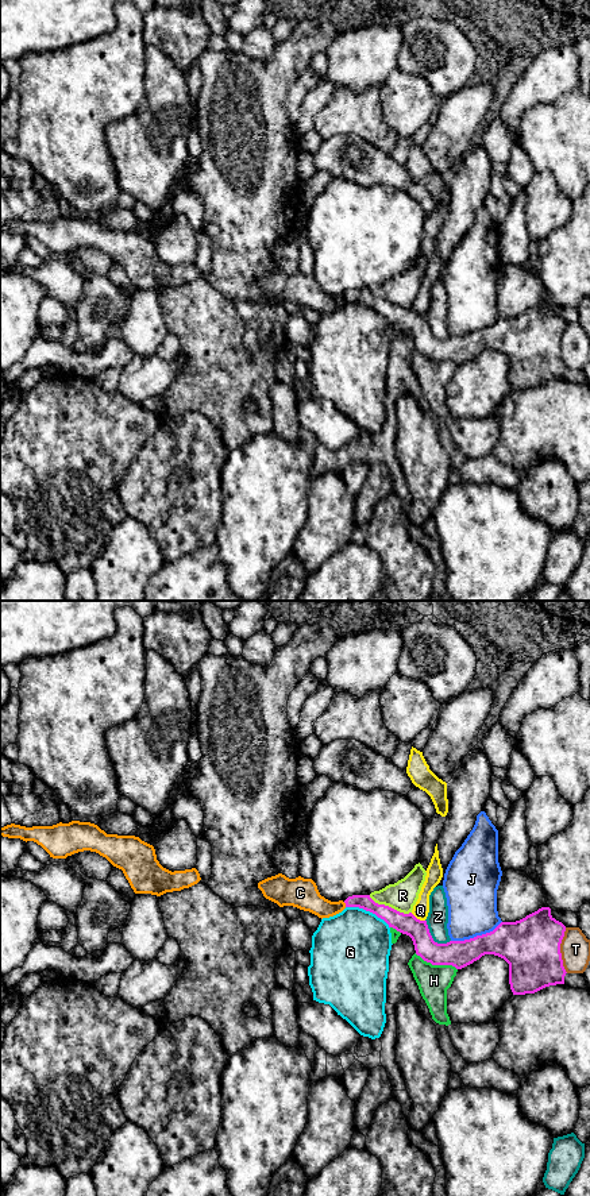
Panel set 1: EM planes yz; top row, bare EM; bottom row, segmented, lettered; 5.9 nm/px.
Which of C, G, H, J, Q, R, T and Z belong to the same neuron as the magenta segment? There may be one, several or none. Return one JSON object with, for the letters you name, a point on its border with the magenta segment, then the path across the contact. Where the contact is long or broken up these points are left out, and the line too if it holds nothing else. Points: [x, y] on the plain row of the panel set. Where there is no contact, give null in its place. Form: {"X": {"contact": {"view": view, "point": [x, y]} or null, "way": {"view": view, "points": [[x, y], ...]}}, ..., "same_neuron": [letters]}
{"same_neuron": []}

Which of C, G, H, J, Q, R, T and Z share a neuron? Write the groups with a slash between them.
C H / G / J / Q / R / T / Z

